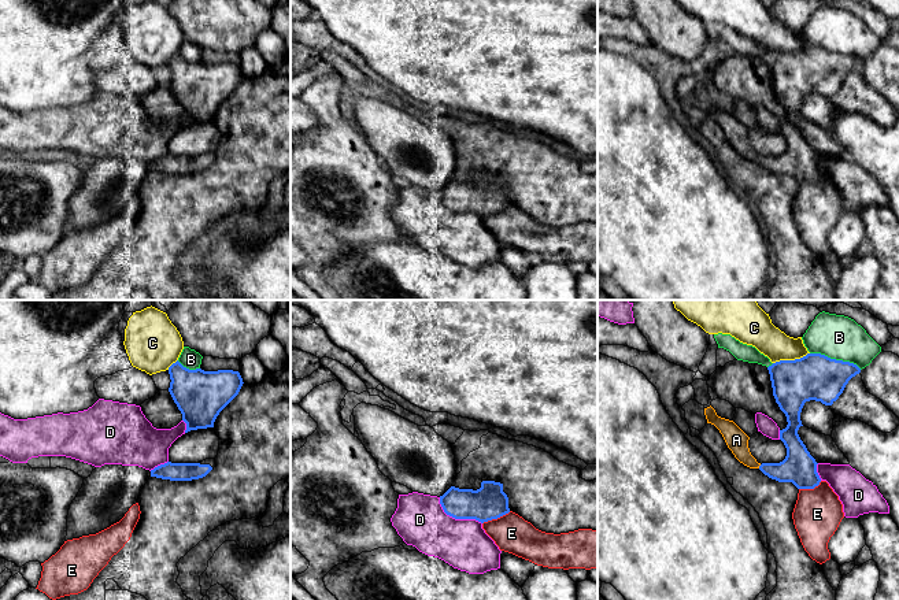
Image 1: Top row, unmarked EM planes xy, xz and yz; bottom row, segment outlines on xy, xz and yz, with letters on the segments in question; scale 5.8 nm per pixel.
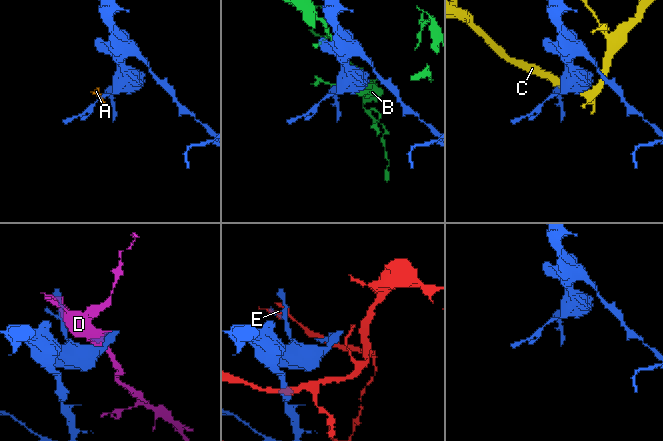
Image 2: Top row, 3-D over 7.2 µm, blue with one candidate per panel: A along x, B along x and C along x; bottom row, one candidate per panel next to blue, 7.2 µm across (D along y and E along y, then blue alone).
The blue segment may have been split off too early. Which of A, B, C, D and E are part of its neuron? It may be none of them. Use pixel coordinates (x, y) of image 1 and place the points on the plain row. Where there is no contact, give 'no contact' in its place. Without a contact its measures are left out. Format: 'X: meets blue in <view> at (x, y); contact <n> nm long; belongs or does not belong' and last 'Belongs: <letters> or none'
A: meets blue in yz at (759, 159); contact 30 nm long; belongs
B: meets blue in yz at (835, 52); contact 320 nm long; does not belong
C: meets blue in yz at (791, 54); contact 220 nm long; does not belong
D: meets blue in xz at (457, 211); contact 300 nm long; does not belong
E: meets blue in xz at (496, 211); contact 180 nm long; does not belong
Belongs: A

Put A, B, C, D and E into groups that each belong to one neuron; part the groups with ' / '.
A / B / C / D / E

